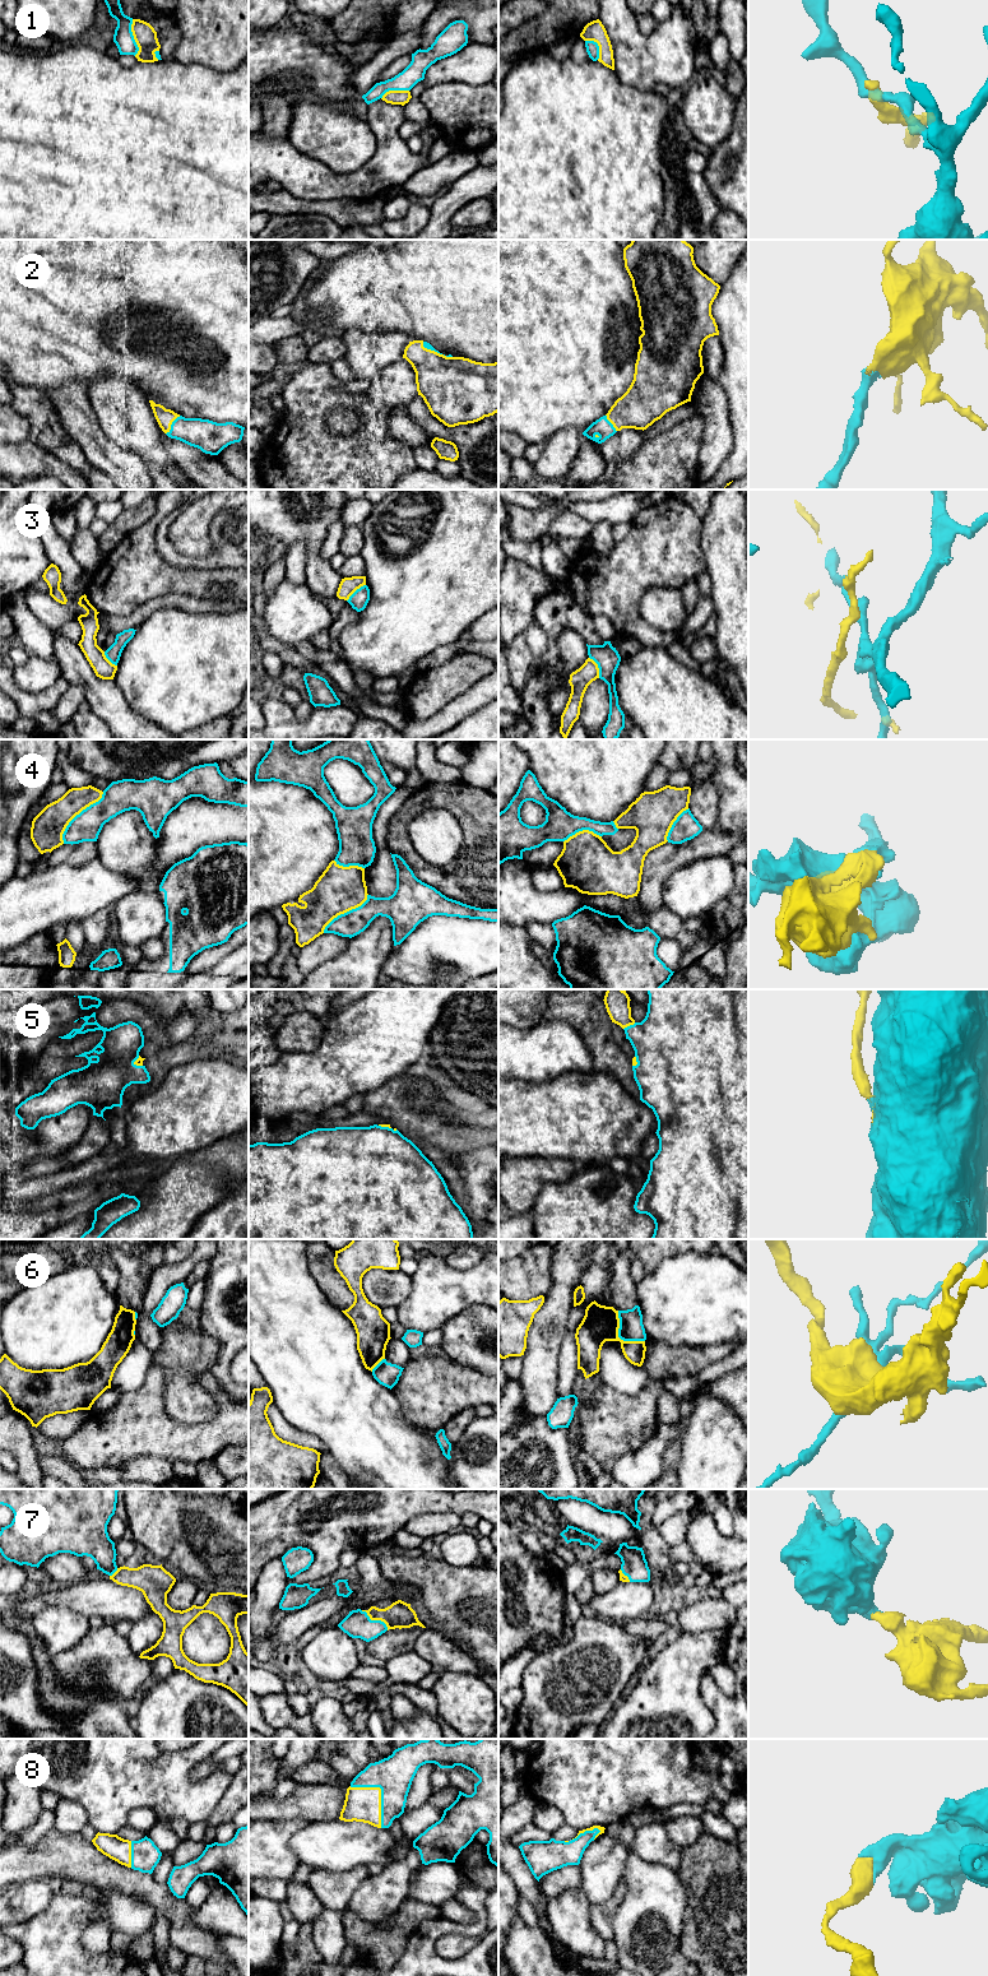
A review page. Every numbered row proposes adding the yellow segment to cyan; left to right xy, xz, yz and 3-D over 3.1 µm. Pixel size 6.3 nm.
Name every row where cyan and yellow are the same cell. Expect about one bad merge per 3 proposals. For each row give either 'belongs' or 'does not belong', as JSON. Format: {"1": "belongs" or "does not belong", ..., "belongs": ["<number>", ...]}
{"1": "does not belong", "2": "belongs", "3": "does not belong", "4": "does not belong", "5": "belongs", "6": "does not belong", "7": "belongs", "8": "belongs", "belongs": ["2", "5", "7", "8"]}

